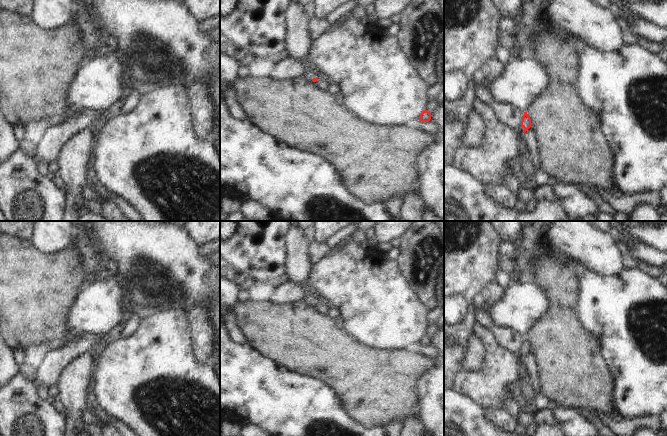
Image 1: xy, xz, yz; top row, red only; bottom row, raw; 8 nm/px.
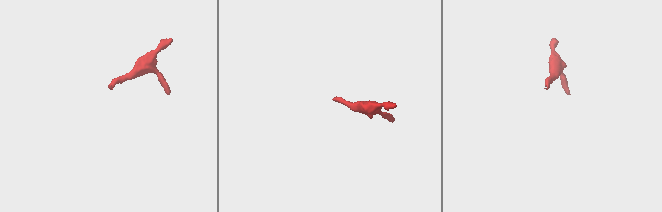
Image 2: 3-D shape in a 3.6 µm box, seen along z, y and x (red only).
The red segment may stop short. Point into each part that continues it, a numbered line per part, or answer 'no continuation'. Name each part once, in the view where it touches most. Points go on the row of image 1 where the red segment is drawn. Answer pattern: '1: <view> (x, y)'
1: xz (310, 75)

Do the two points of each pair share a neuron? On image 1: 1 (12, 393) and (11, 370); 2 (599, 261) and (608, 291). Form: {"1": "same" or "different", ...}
{"1": "different", "2": "different"}

